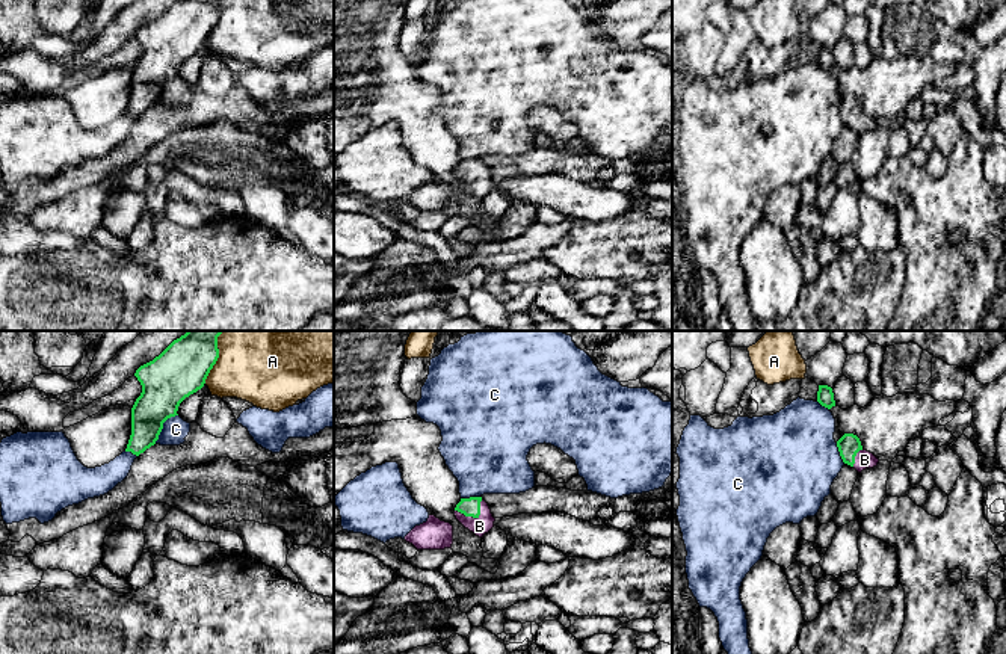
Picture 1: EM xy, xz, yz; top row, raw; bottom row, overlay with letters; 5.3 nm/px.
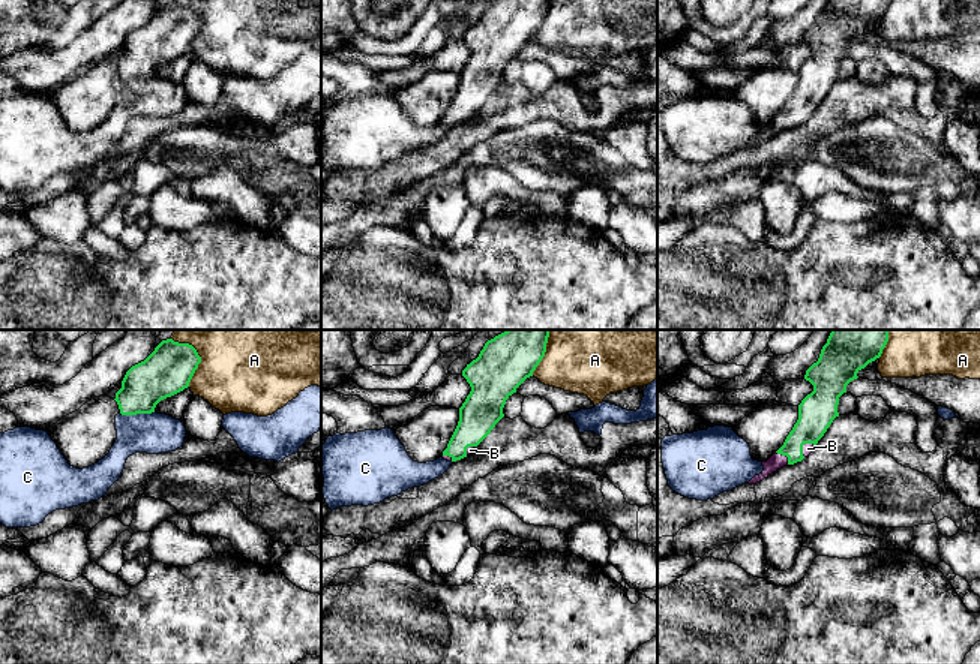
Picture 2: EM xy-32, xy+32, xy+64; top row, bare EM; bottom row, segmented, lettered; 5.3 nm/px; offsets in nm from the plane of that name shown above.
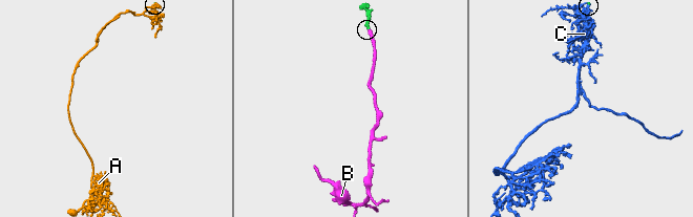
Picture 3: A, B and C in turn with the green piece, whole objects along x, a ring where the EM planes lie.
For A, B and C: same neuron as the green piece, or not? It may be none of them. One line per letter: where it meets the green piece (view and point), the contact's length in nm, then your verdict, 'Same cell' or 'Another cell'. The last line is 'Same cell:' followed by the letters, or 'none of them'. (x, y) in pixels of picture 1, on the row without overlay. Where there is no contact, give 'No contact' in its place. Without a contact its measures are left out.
A: Touches green at xy (216, 21). Shared border 260 nm. Another cell
B: Touches green at xz (473, 178). Shared border 160 nm. Same cell
C: Touches green at xy (162, 88). Shared border 200 nm. Another cell
Same cell: B

